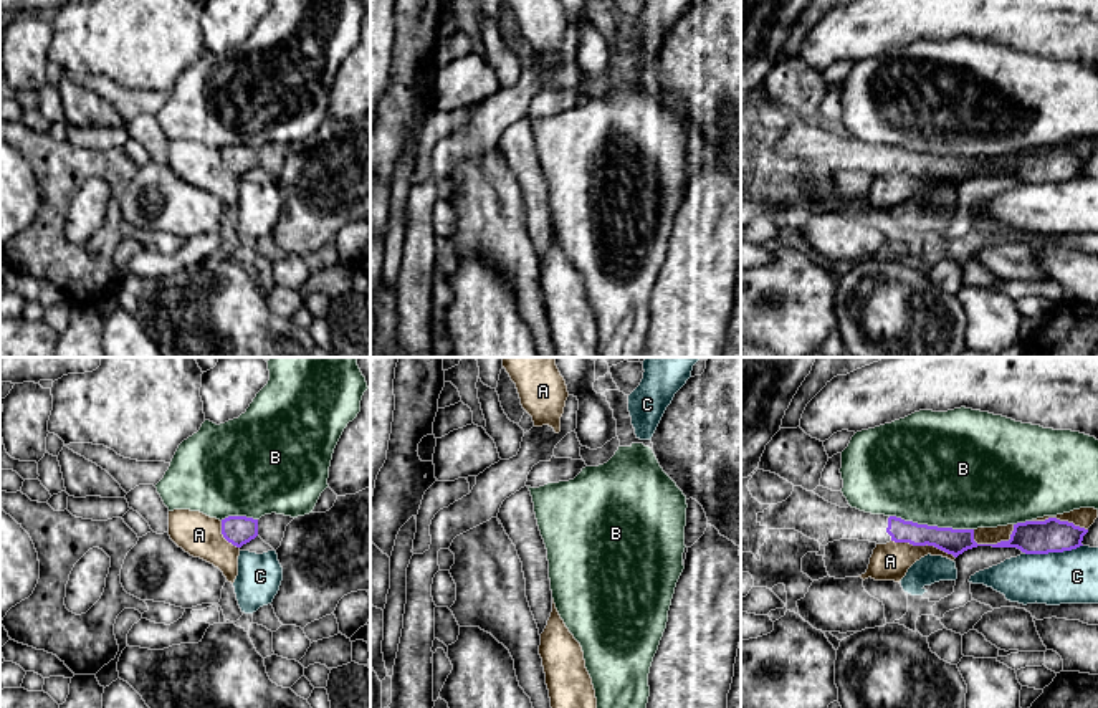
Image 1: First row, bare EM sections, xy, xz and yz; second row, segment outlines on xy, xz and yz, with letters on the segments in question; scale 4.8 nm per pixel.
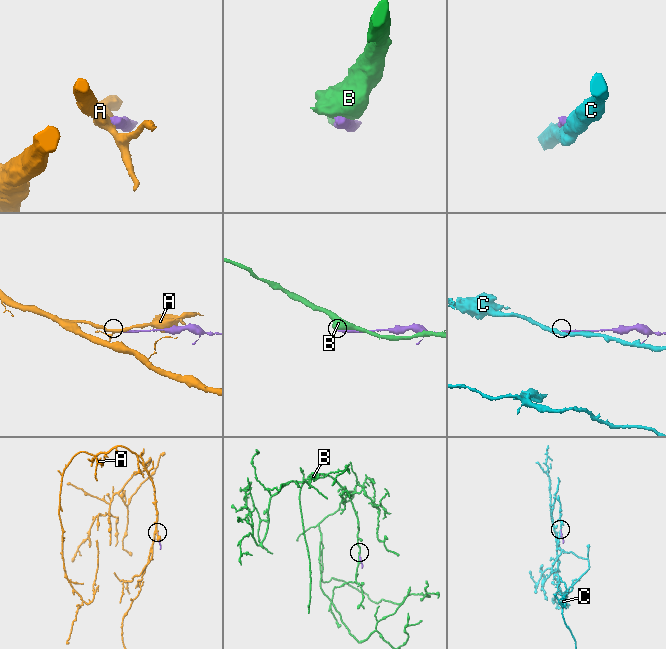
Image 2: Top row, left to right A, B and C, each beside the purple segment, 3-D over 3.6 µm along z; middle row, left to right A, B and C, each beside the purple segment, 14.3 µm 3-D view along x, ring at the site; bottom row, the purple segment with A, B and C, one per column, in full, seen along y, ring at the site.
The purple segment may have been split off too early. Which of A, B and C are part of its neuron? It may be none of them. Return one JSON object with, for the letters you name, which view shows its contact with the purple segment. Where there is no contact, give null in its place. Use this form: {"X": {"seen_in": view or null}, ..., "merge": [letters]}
{"merge": []}

